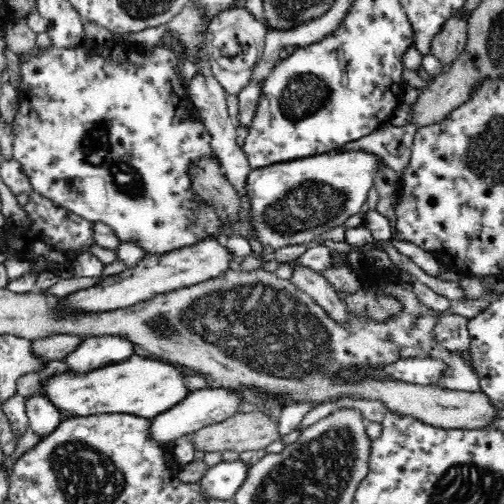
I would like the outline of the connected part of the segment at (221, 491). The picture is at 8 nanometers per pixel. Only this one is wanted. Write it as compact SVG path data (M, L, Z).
M239 459L234 462L223 461L210 467L199 480L204 495L216 500L233 499L246 480L250 466Z

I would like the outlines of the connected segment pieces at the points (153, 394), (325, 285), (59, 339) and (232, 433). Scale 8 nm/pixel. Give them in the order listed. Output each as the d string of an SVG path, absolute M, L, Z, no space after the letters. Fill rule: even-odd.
M132 354L132 356L124 358L118 363L98 367L96 370L91 370L87 373L72 374L65 372L58 374L46 382L39 394L45 396L56 409L68 410L74 417L110 413L133 414L134 416L151 419L157 414L162 414L166 409L172 408L188 393L192 392L191 388L187 386L186 377L188 375L182 374L181 370L170 366L170 363L166 361Z
M298 265L291 274L291 281L306 294L309 294L326 314L338 325L347 325L349 318L345 314L346 307L339 301L338 291L326 280L326 277L310 267Z
M66 333L57 334L51 337L39 338L30 344L30 353L46 364L52 360L63 360L76 346L82 342L83 338L78 335L68 335Z
M254 410L247 413L234 413L223 422L206 426L194 434L195 450L202 452L220 452L232 450L238 453L244 451L258 451L266 449L269 444L281 440L279 432L279 422L276 422L264 411Z

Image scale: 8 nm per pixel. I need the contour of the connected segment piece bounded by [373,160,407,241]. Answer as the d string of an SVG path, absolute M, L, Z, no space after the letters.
M383 160L378 162L377 177L374 178L373 186L378 191L380 200L374 209L388 220L391 240L407 241L403 240L396 230L396 214L392 209L392 204L398 200L398 178L397 172L389 168Z

